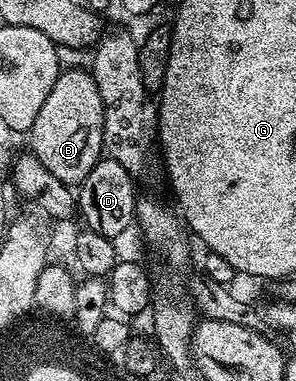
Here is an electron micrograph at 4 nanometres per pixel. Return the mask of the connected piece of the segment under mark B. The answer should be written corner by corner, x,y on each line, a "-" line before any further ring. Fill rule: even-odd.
82,68
60,71
57,82
53,82
53,90
49,90
49,98
45,98
33,121
29,139
29,151
44,164
45,170
69,186
83,183
85,174
89,174
104,155
103,103
90,71

